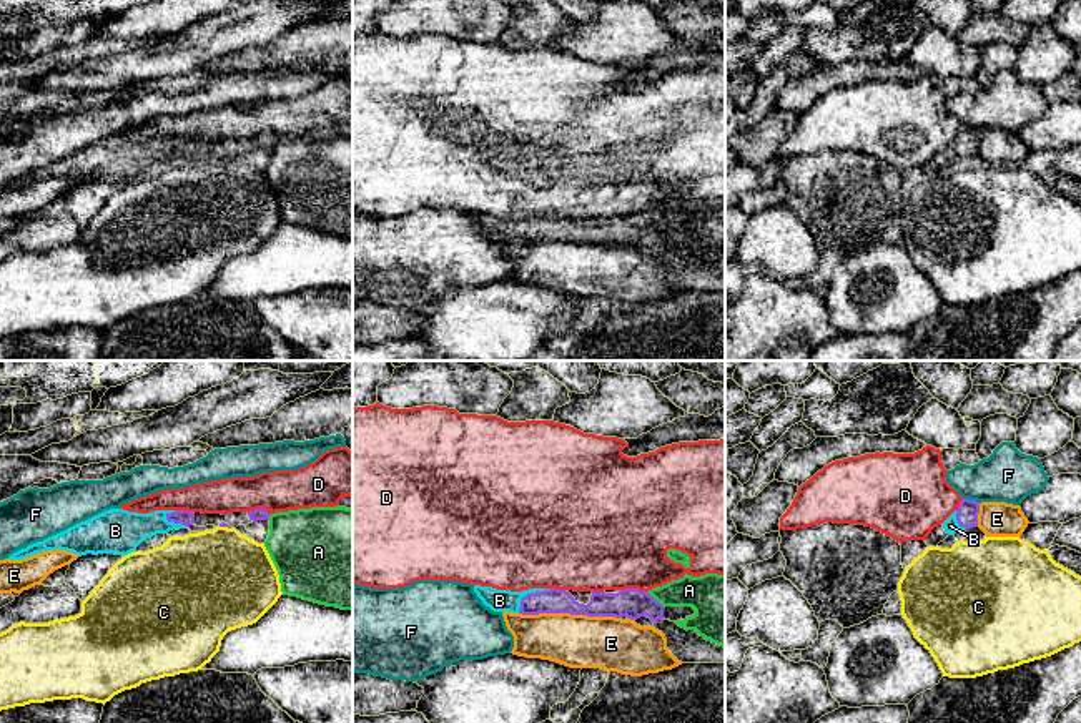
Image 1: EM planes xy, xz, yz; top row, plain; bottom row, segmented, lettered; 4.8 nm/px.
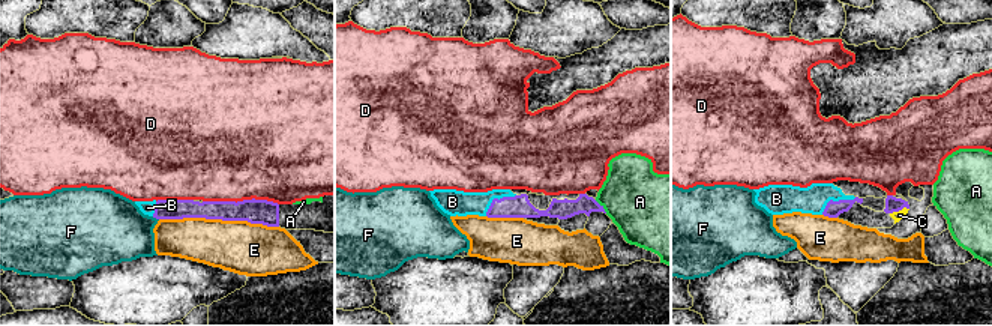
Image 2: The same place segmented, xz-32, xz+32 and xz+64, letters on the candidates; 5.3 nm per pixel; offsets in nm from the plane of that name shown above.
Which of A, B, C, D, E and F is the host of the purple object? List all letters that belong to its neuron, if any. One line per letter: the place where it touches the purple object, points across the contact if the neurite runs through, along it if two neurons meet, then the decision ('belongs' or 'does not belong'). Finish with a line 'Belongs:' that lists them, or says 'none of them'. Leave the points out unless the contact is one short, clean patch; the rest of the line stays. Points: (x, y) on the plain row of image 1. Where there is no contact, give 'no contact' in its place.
A: meets purple in xz at (654, 226); border along xz (646, 220), (664, 235); does not belong
B: meets purple in xz at (528, 221); runs through xz (552, 228), (534, 228), (528, 221), (519, 228), (499, 228); belongs
C: meets purple in xy at (225, 153); border along xy (220, 153), (230, 157); does not belong
D: meets purple in xz at (634, 216); does not belong
E: meets purple in xz at (569, 240); does not belong
F: meets purple in yz at (972, 128); does not belong
Belongs: B

